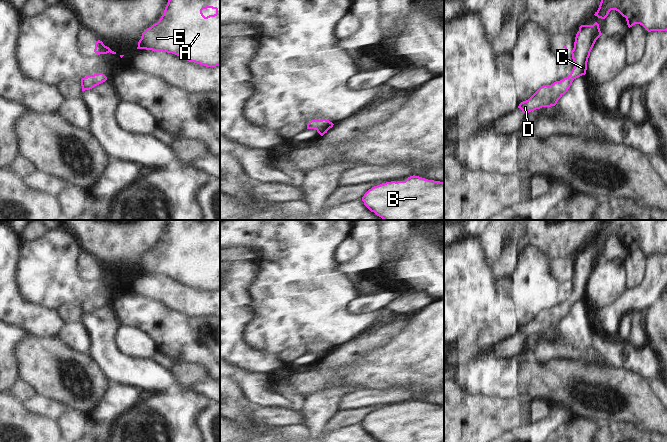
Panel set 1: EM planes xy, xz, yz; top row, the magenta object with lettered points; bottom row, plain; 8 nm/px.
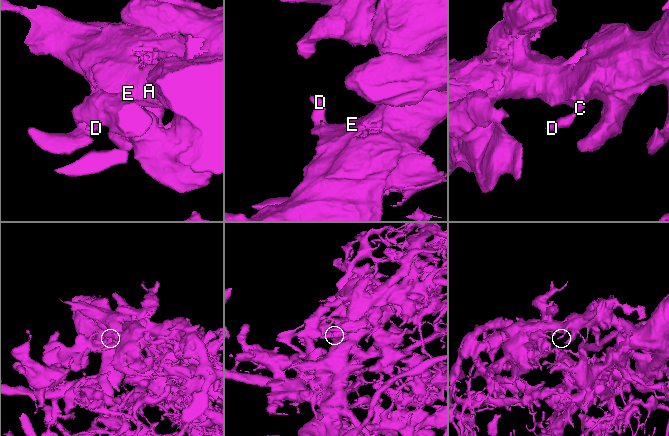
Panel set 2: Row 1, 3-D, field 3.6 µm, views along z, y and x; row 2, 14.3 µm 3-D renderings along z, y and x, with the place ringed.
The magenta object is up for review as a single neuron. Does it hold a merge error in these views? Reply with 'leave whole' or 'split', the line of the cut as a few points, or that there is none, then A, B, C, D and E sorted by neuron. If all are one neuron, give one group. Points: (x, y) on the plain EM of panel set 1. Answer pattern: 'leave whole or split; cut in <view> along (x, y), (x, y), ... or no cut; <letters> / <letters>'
leave whole; no cut; A B C D E

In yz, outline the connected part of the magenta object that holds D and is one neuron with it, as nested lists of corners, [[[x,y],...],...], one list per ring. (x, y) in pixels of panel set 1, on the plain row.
[[[597,246],[593,249],[581,249],[575,261],[574,272],[571,275],[574,291],[570,299],[551,309],[541,310],[528,324],[521,326],[518,332],[524,337],[529,337],[542,331],[555,330],[568,315],[573,304],[586,298],[590,276],[601,259]]]

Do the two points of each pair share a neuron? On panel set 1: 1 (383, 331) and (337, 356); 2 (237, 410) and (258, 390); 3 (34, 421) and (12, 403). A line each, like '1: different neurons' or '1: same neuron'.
1: same neuron
2: different neurons
3: same neuron

